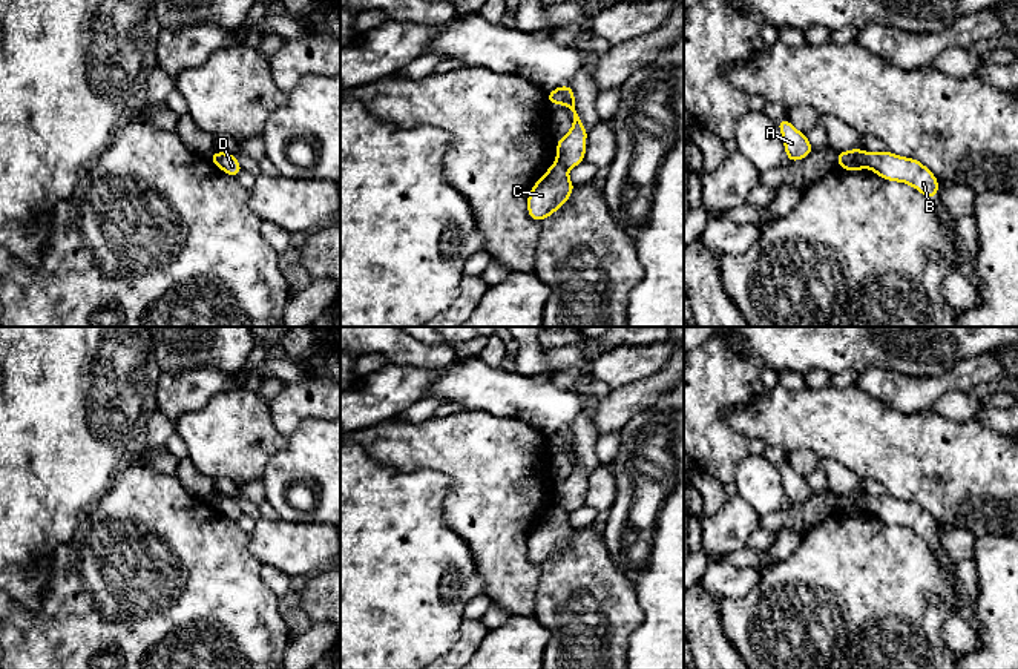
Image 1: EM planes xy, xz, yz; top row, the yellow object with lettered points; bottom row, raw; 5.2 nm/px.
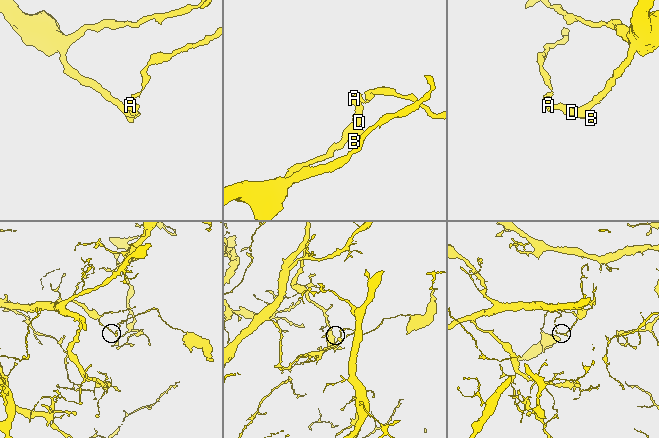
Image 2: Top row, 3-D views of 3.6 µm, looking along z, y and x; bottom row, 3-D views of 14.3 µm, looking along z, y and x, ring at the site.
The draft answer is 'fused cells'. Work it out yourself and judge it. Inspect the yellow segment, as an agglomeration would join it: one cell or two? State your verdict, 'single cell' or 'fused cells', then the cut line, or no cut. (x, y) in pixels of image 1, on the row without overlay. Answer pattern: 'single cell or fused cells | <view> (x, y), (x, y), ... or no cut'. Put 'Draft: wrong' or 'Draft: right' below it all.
fused cells | yz (863, 496), (866, 510)
Draft: right

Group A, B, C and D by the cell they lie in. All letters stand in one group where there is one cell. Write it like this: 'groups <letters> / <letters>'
groups A D / B C

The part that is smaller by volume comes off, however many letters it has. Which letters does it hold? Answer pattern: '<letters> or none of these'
A, D

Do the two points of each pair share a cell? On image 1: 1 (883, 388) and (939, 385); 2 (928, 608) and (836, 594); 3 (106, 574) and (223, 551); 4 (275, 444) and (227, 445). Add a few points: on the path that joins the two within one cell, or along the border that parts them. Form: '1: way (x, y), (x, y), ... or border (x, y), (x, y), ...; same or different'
1: way (897, 388), (925, 388); same
2: way (905, 600), (859, 600); same
3: way (135, 574), (183, 574), (193, 565); same
4: way (262, 444), (259, 447), (239, 445); same

